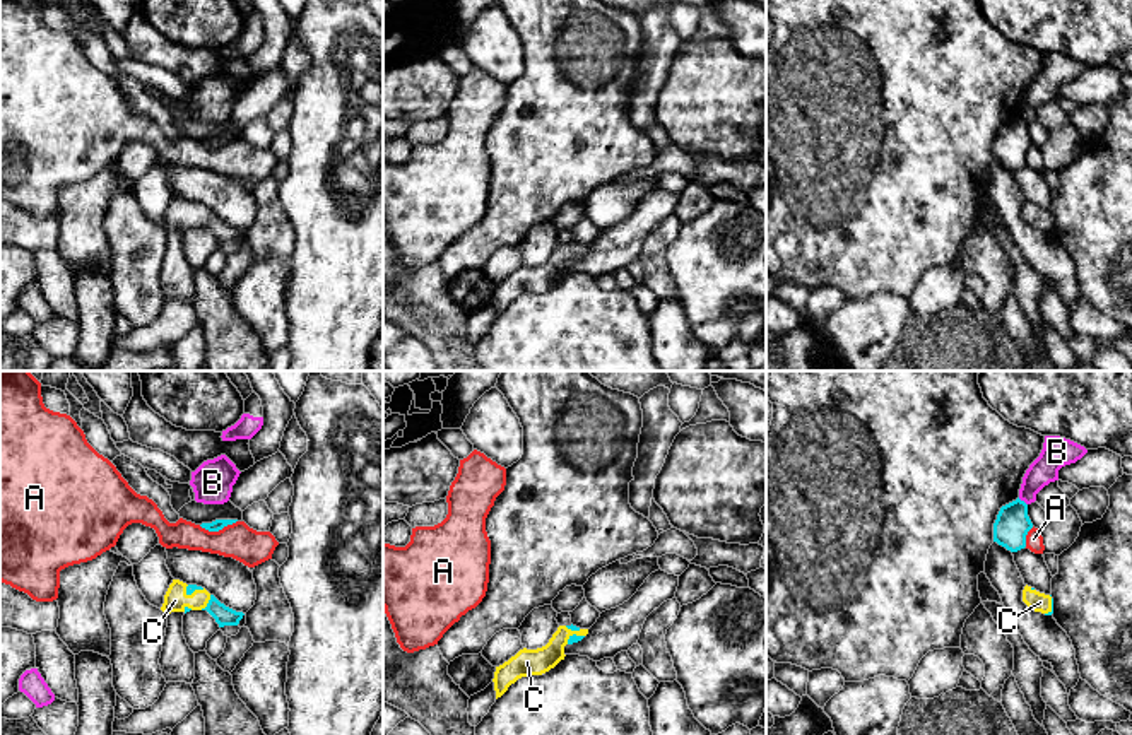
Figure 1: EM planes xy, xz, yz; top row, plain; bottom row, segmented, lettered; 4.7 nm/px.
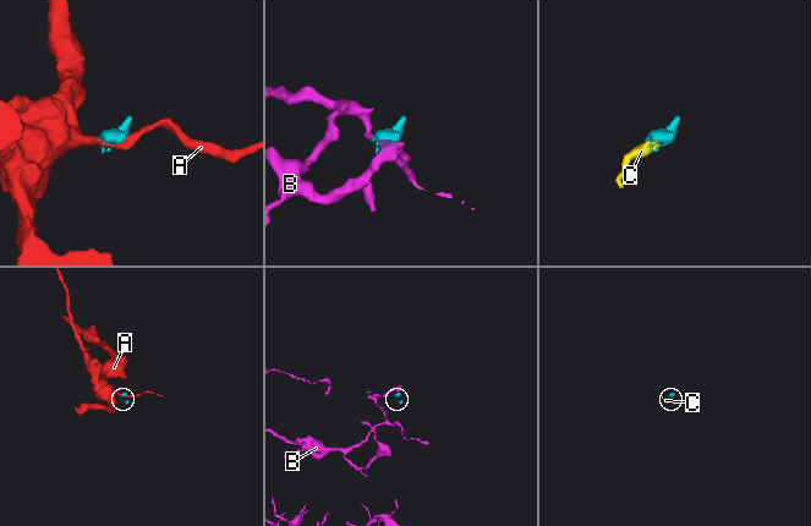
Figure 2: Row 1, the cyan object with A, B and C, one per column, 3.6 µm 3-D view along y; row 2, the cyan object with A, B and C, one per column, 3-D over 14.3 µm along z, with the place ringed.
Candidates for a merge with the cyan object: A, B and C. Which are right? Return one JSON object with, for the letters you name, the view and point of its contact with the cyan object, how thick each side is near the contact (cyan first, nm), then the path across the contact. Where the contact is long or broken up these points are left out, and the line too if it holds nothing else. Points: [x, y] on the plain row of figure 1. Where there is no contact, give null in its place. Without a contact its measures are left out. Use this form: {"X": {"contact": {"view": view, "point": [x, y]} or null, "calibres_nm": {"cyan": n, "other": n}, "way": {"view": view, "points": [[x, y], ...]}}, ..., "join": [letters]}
{"C": {"contact": {"view": "xy", "point": [207, 221]}, "calibres_nm": {"cyan": 90, "other": 110}, "way": {"view": "xy", "points": [[224, 233], [207, 221], [175, 217]]}}, "join": ["C"]}

